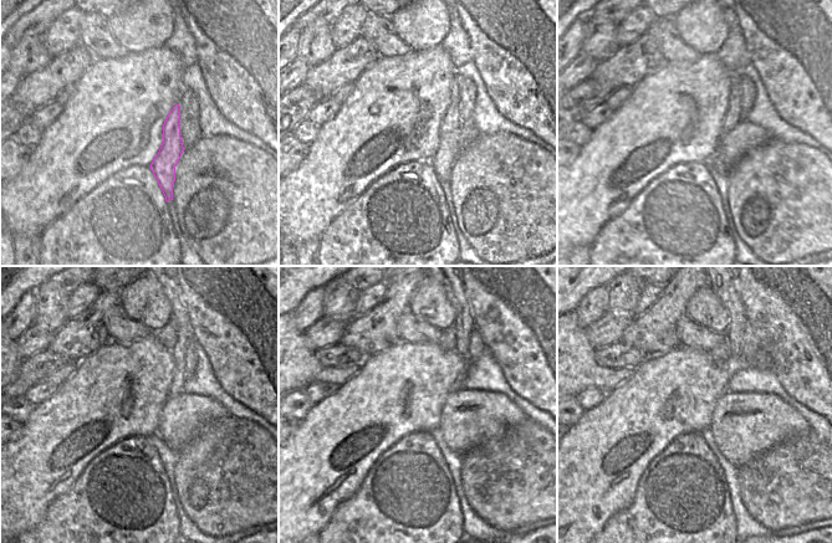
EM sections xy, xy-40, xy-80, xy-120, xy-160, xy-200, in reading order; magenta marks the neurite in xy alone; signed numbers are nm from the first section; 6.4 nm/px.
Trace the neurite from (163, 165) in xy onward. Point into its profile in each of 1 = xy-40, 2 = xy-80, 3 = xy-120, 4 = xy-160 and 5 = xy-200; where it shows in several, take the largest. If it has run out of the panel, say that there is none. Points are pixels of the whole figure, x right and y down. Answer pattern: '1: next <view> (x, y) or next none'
1: next xy-40 (449, 148)
2: next xy-80 (733, 116)
3: next xy-120 (183, 328)
4: next xy-160 (460, 327)
5: next xy-200 (726, 291)

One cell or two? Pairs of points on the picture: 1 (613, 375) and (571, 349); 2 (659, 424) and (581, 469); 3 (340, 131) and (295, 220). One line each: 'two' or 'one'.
1: one
2: one
3: one

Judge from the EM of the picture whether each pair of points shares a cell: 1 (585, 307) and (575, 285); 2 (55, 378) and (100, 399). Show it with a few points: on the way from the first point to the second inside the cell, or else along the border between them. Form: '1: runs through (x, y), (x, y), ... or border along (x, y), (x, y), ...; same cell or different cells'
1: border along (605, 283), (591, 288), (572, 311); different cells
2: border along (77, 364), (76, 369), (57, 388); different cells

